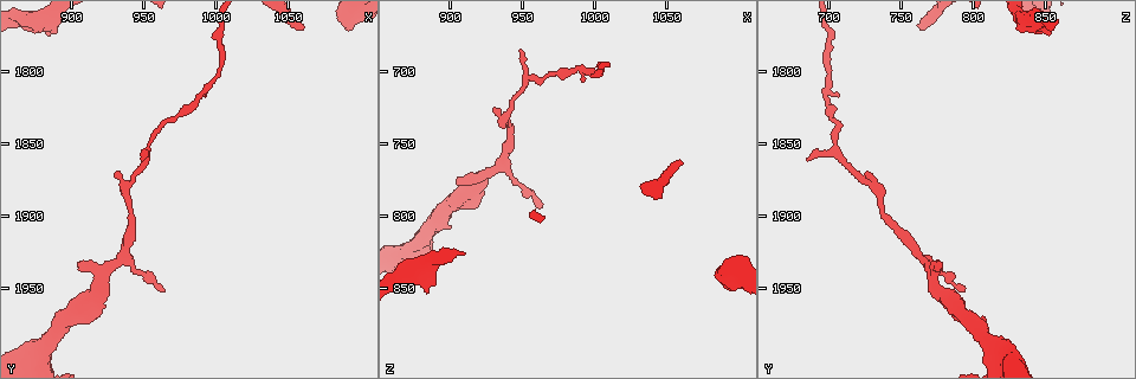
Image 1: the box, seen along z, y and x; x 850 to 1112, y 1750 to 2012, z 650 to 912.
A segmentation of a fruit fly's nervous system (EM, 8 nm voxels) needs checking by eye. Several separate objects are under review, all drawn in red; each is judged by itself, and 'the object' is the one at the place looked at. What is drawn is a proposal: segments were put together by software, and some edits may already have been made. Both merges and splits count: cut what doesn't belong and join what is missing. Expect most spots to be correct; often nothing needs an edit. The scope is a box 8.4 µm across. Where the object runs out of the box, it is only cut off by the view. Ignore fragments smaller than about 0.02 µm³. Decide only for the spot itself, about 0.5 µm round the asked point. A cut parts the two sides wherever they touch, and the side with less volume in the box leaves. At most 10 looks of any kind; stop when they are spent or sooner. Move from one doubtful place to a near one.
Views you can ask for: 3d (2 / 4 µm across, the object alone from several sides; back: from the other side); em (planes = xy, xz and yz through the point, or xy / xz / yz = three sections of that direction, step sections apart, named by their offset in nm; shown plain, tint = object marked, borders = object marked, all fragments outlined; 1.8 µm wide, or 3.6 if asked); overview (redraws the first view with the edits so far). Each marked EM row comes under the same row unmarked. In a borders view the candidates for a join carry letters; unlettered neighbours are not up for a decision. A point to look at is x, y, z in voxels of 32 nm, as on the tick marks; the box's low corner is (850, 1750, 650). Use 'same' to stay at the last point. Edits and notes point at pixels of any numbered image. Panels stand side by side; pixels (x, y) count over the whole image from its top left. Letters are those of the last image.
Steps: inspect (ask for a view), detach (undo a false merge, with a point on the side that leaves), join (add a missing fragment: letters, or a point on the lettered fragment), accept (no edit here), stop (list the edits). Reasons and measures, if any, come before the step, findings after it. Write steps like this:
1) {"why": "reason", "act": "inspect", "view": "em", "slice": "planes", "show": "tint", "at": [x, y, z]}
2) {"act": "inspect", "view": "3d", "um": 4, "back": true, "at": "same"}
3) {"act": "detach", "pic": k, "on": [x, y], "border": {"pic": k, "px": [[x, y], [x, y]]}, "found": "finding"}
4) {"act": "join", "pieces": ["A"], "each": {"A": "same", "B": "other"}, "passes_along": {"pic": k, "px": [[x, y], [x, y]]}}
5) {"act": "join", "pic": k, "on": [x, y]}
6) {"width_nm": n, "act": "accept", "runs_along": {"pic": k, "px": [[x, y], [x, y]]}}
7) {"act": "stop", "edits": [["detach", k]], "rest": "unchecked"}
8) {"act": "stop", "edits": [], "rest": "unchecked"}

{"act": "inspect", "view": "em", "slice": "yz", "step": 16, "show": "tint", "at": [884, 1774, 852]}

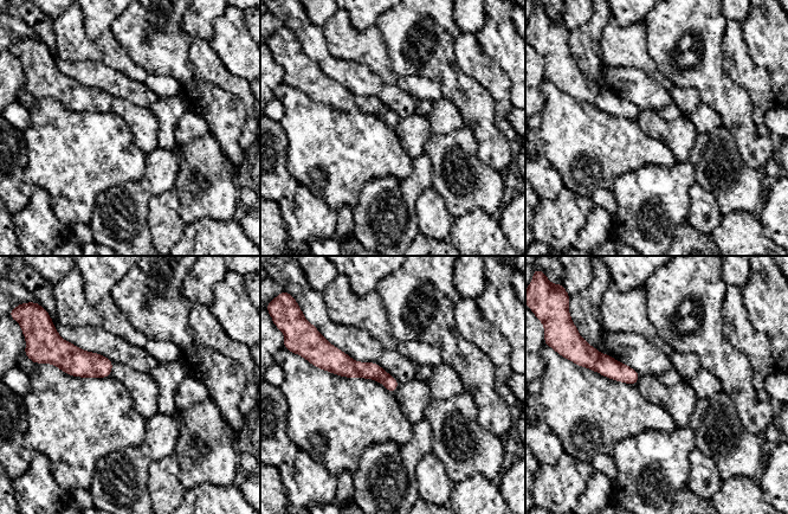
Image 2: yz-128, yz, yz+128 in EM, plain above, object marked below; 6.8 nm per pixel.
{"act": "inspect", "view": "em", "slice": "planes", "show": "borders", "at": "same"}

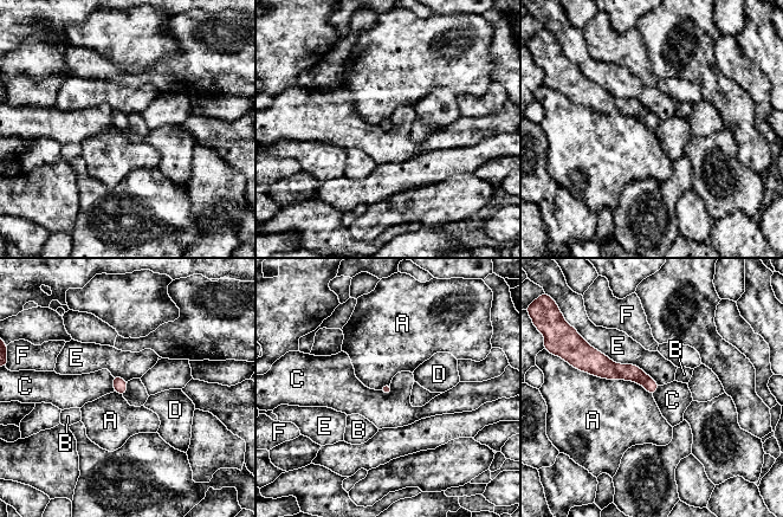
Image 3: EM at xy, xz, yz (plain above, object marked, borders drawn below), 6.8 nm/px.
{"act": "accept", "each": {"A": "other", "B": "other", "C": "other", "D": "other", "E": "other", "F": "other"}, "border": {"pic": 3, "px": [[574, 367], [634, 381], [652, 395]]}, "found": "none of them fits"}

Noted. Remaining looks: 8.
{"why": "branch stops here", "act": "inspect", "view": "em", "slice": "planes", "show": "borders", "at": [906, 1932, 776]}

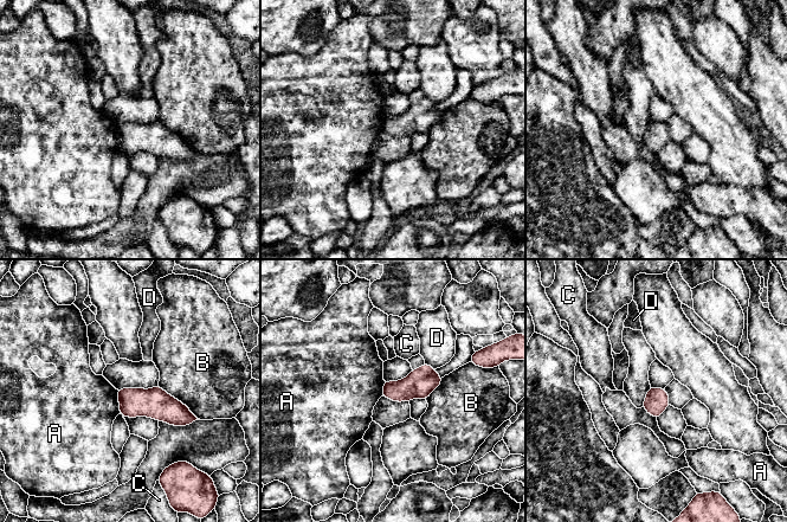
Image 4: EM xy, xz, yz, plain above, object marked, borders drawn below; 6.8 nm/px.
{"act": "accept", "each": {"A": "other", "B": "other", "C": "other", "D": "other"}, "border": {"pic": 4, "px": [[116, 390], [120, 413]]}, "found": "no lettered fragment goes on from it"}

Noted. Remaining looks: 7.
{"why": "narrows sharply", "act": "inspect", "view": "em", "slice": "planes", "show": "borders", "at": [940, 1898, 736]}

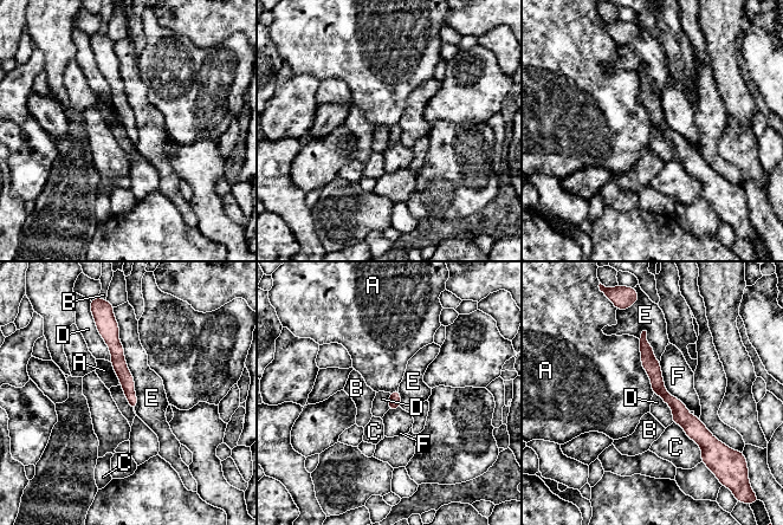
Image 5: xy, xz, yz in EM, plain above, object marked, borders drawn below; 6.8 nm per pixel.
{"act": "accept", "each": {"A": "other", "B": "other", "C": "other", "D": "other", "E": "other", "F": "other"}, "border": {"pic": 5, "px": [[92, 318], [111, 361]]}, "found": "all the same cell"}

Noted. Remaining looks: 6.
{"why": "thin end", "act": "inspect", "view": "em", "slice": "xz", "step": 4, "show": "tint", "at": [962, 1952, 796]}

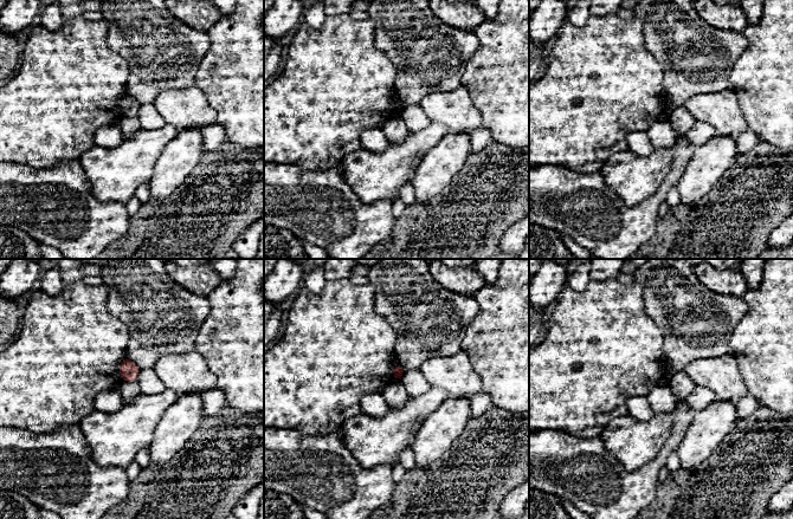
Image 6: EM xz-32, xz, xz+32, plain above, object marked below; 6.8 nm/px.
{"why": "another direction", "act": "inspect", "view": "em", "slice": "planes", "show": "borders", "at": "same"}

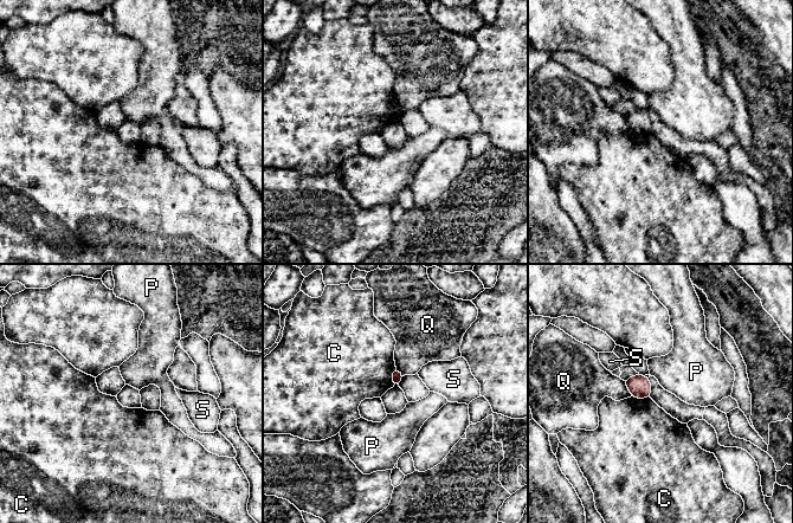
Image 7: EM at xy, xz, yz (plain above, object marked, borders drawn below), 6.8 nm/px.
{"act": "accept", "each": {"C": "other", "P": "other", "Q": "other", "S": "other"}, "border": {"pic": 7, "px": [[395, 367], [392, 372], [393, 386]]}, "found": "none of them fits"}

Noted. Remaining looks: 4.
{"act": "stop", "edits": [], "rest": "unchecked"}

